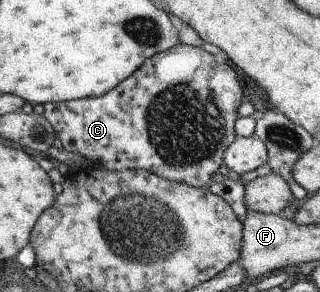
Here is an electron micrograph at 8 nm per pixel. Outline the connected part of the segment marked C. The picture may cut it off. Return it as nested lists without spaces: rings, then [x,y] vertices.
[[[179,44],[168,51],[157,53],[155,56],[148,58],[129,78],[123,82],[115,85],[109,92],[106,92],[100,97],[89,97],[81,100],[70,100],[61,102],[52,102],[44,104],[45,118],[51,123],[51,126],[56,134],[56,137],[61,140],[63,149],[69,152],[79,152],[85,158],[101,163],[109,171],[128,171],[131,169],[145,169],[149,172],[155,173],[160,177],[177,181],[180,183],[187,183],[197,188],[205,188],[210,184],[211,176],[215,174],[221,165],[224,164],[224,154],[228,150],[230,144],[237,138],[234,129],[234,124],[239,118],[237,109],[242,103],[243,90],[239,85],[239,78],[237,72],[225,62],[217,62],[213,55],[205,49],[194,47],[192,45]]]

